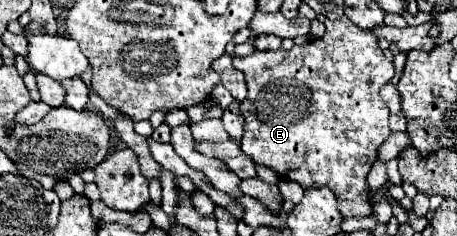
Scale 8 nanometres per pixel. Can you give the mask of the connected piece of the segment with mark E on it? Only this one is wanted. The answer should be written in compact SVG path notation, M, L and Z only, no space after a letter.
M349 18L325 20L325 36L309 40L305 46L291 50L255 50L251 56L235 56L233 66L243 72L247 84L247 98L239 110L245 118L245 132L241 150L257 164L275 170L281 178L293 180L307 188L329 188L339 204L337 210L343 218L371 216L371 198L367 174L377 160L377 148L391 134L389 108L379 96L383 84L393 78L393 62L385 58L377 44L377 36L361 30Z

